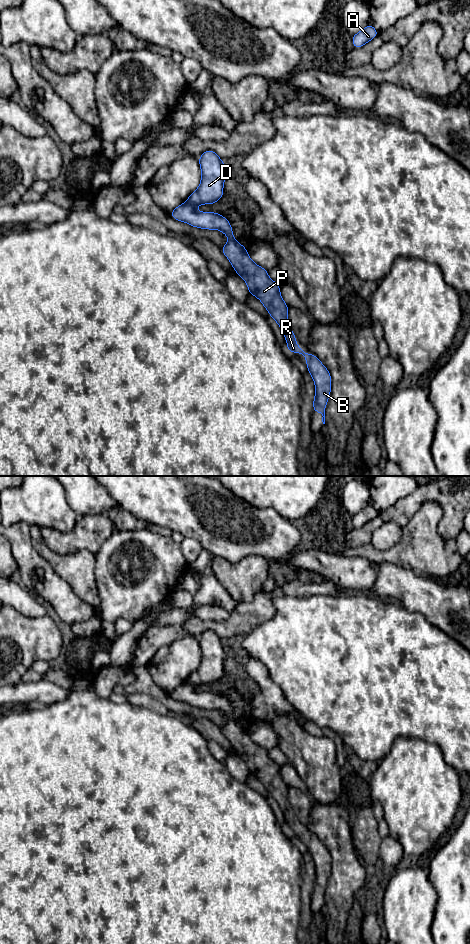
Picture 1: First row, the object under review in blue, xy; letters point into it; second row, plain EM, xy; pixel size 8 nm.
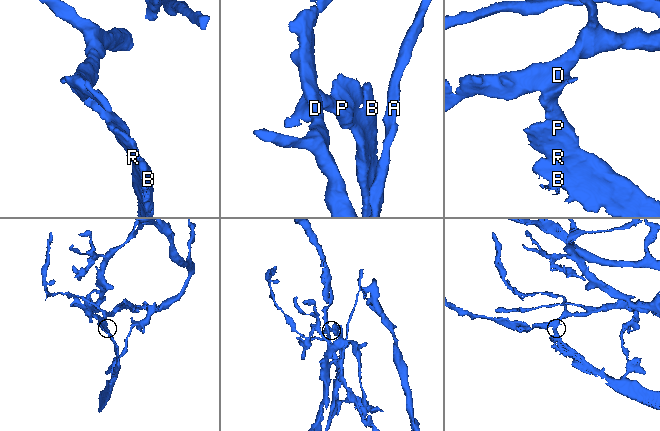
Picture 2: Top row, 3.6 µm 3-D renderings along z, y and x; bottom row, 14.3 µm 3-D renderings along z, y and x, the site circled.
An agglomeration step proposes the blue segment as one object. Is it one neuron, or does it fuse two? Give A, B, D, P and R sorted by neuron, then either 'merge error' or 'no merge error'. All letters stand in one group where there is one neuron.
A D / B P R; merge error

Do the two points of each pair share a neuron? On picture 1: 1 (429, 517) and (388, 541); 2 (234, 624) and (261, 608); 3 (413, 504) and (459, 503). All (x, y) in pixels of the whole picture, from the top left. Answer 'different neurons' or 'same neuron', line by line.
1: different neurons
2: same neuron
3: same neuron

